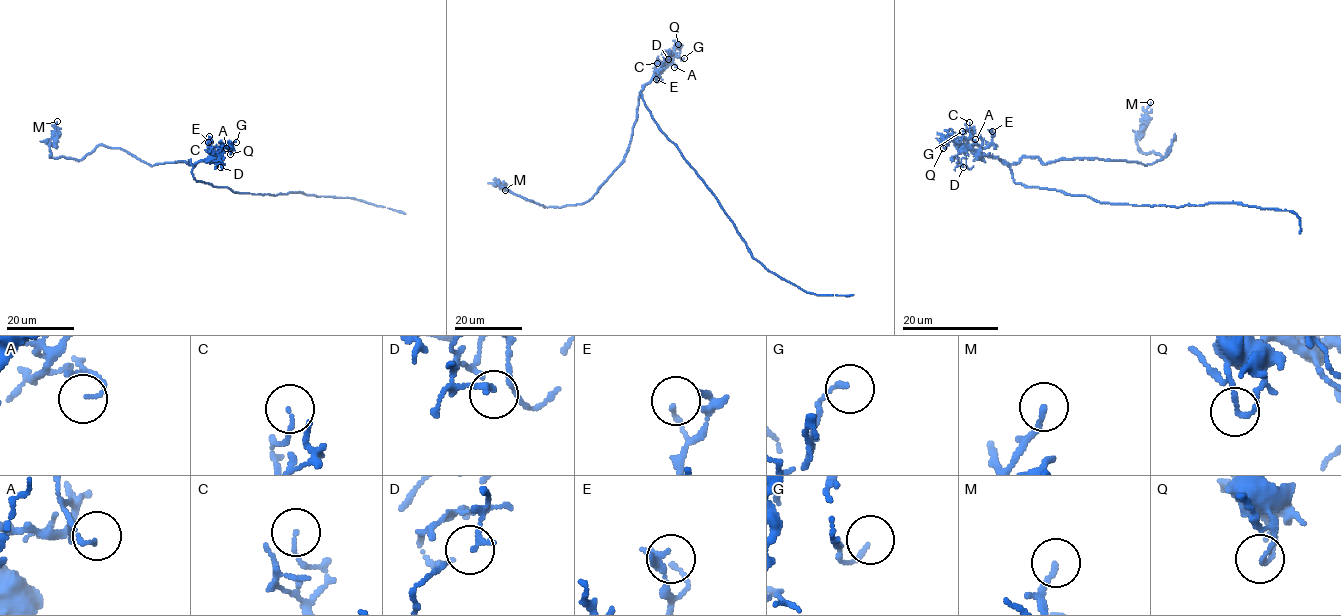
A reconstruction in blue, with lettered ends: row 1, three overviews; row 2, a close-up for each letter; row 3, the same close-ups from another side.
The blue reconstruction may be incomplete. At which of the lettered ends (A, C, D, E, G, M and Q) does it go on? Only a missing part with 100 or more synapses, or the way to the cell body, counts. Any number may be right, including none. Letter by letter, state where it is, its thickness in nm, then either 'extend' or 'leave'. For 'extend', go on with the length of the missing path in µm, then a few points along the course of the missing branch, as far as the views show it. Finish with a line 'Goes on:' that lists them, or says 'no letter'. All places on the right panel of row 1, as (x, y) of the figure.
A: at (975, 139); 100 nm thick; leave
C: at (969, 122); 90 nm thick; leave
D: at (963, 167); 180 nm thick; leave
E: at (992, 131); 120 nm thick; leave
G: at (962, 131); 130 nm thick; leave
M: at (1150, 102); 180 nm thick; leave
Q: at (943, 148); 90 nm thick; leave
Goes on: no letter

